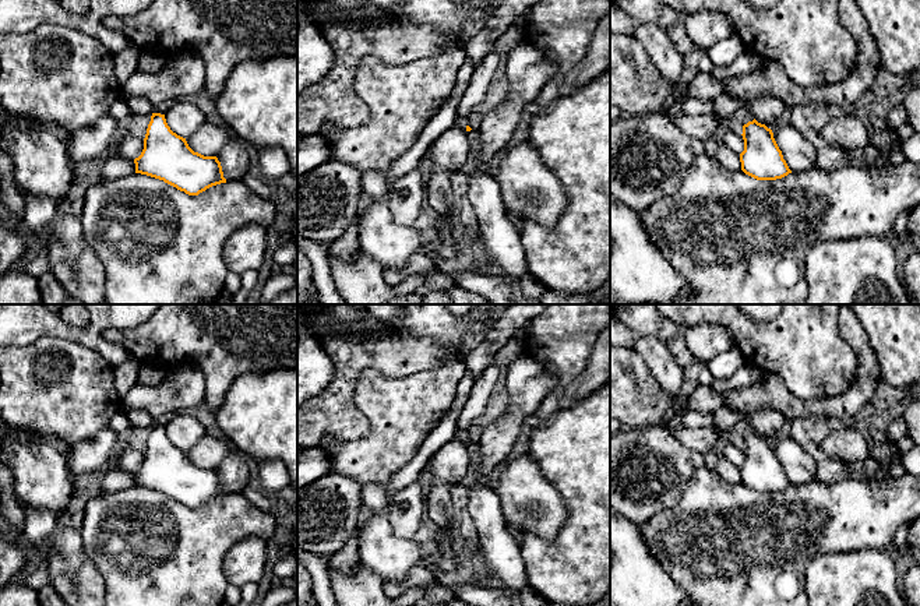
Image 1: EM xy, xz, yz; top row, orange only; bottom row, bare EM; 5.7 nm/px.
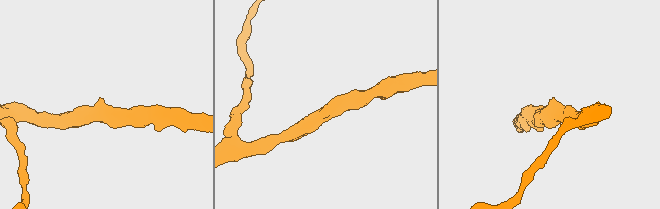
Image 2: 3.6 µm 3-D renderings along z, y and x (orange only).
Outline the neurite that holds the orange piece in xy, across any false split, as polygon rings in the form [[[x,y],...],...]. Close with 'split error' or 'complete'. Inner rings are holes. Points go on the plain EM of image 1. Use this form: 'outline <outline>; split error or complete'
outline [[[152,426],[144,462],[134,476],[135,486],[163,493],[188,508],[226,496],[218,471],[194,465],[186,451],[170,443],[161,426]]]; complete

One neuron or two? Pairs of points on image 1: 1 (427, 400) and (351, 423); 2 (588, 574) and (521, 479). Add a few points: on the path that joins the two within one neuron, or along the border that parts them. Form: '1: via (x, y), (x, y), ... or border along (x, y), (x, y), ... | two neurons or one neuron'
1: border along (355, 387), (355, 404), (370, 432), (345, 441) | two neurons
2: border along (563, 499), (566, 520), (552, 539), (525, 534) | two neurons

